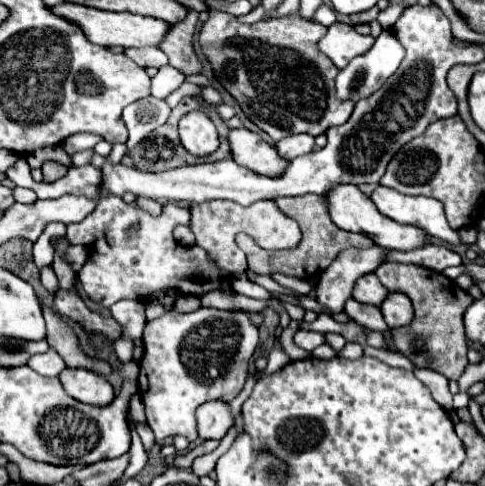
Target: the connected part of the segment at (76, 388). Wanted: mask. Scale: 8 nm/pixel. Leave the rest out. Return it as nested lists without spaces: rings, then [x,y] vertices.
[[[64,369],[60,373],[60,381],[68,395],[82,403],[90,405],[110,405],[114,399],[112,385],[102,377],[88,369]]]

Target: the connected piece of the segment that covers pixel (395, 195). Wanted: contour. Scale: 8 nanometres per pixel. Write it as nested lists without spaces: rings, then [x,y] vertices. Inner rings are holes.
[[[378,185],[370,195],[380,213],[388,215],[398,223],[408,223],[424,229],[428,235],[438,237],[452,245],[462,245],[460,235],[448,225],[444,207],[432,197],[410,197],[390,187]]]

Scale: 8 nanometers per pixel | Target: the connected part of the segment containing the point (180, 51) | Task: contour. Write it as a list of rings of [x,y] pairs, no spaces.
[[[188,11],[188,17],[182,23],[170,27],[166,39],[160,43],[160,49],[168,55],[170,65],[182,71],[184,75],[202,73],[202,63],[194,53],[192,37],[198,21],[198,11]]]

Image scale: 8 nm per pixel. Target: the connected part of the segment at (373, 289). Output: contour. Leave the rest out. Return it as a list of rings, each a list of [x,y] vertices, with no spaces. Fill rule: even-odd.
[[[374,273],[362,275],[356,281],[356,287],[354,287],[354,293],[352,293],[352,297],[356,301],[366,303],[366,305],[376,305],[376,307],[382,305],[386,295],[388,295],[388,289],[378,281],[378,277]]]

